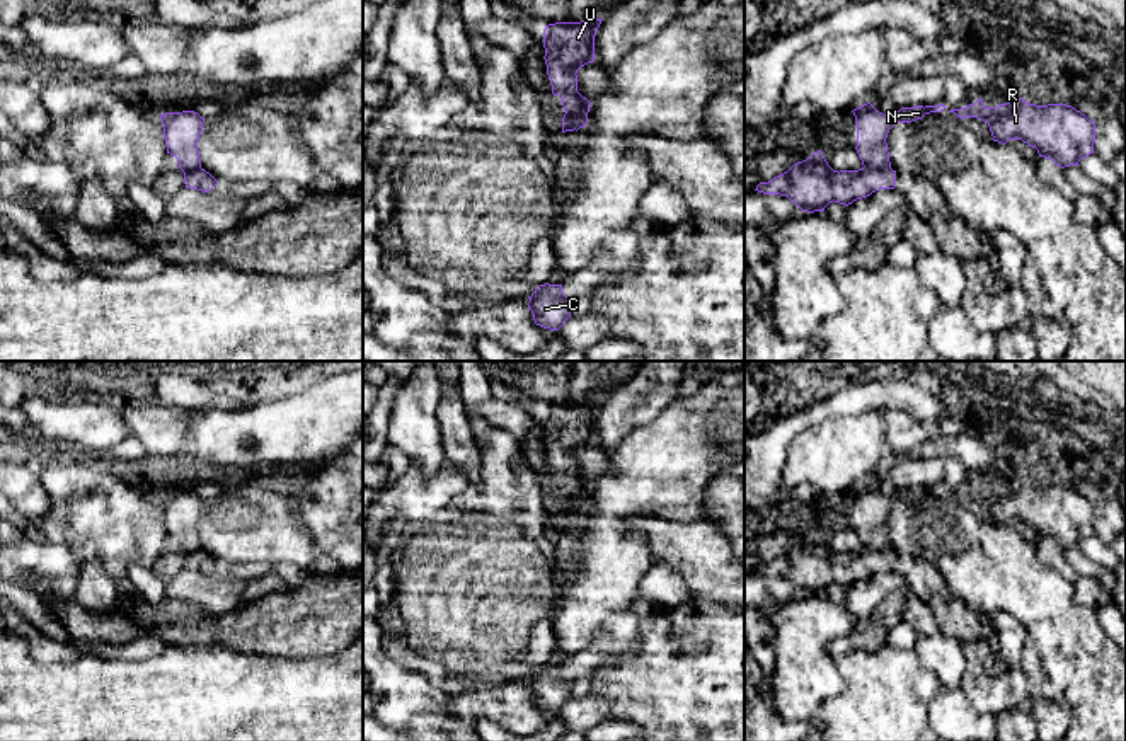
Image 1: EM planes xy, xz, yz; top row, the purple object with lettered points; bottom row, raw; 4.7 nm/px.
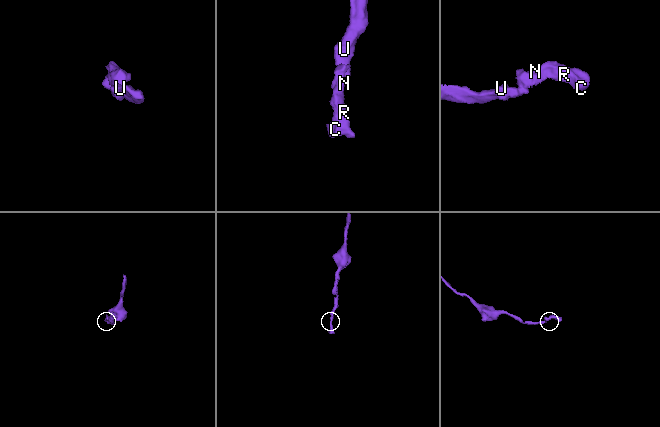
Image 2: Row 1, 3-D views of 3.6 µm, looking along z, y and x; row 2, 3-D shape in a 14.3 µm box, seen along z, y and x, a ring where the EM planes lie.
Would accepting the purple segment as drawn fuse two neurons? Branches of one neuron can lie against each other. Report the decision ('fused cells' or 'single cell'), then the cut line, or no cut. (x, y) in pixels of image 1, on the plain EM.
fused cells | yz (864, 547), (890, 551)

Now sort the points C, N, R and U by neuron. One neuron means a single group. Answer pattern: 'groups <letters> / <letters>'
groups C N R / U

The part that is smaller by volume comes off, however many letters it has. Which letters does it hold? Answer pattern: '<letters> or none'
C, N, R

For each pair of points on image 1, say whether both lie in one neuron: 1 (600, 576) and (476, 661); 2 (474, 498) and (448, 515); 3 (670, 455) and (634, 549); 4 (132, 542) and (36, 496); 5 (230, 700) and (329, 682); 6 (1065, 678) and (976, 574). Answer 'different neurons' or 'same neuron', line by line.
1: different neurons
2: same neuron
3: same neuron
4: different neurons
5: same neuron
6: same neuron

